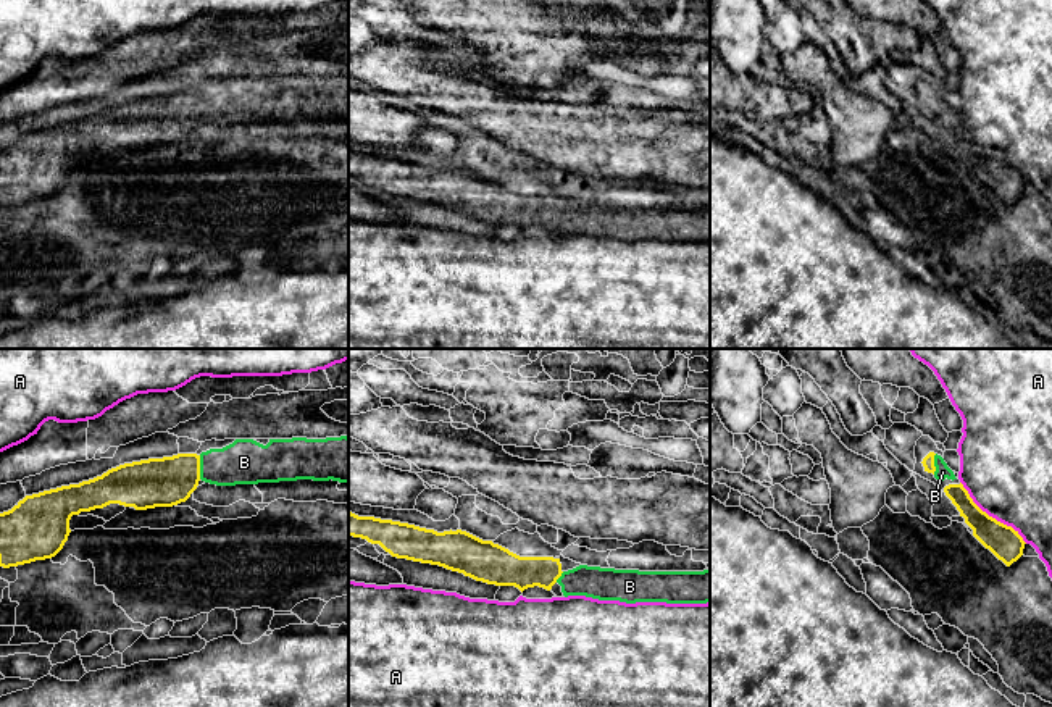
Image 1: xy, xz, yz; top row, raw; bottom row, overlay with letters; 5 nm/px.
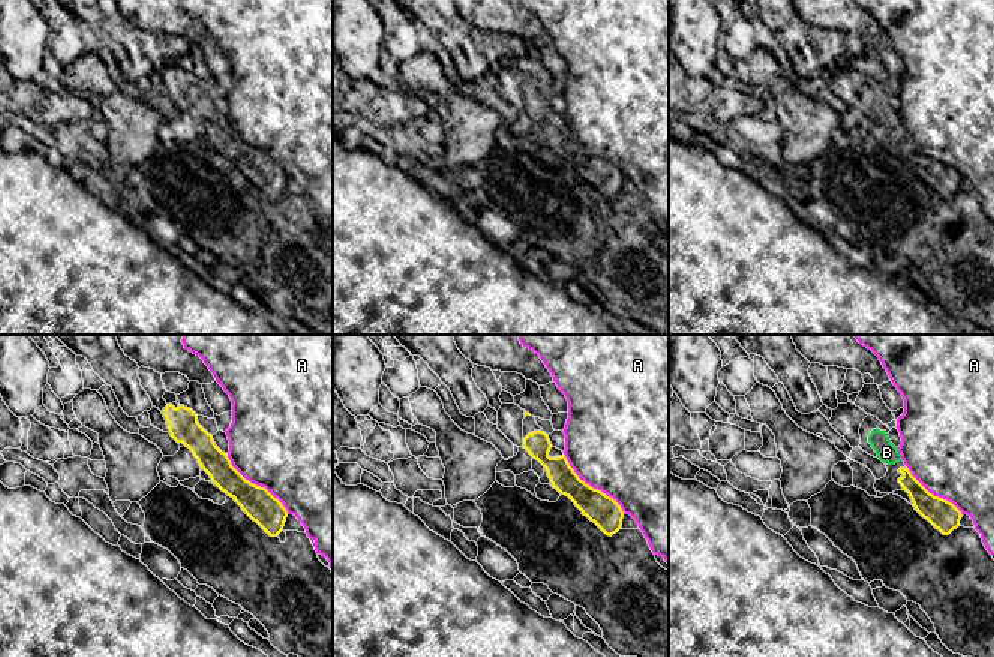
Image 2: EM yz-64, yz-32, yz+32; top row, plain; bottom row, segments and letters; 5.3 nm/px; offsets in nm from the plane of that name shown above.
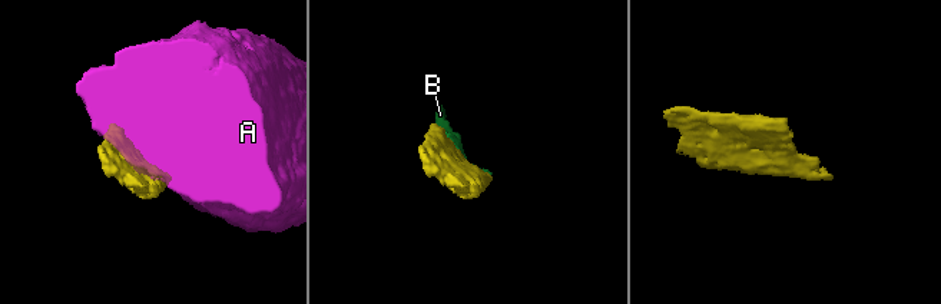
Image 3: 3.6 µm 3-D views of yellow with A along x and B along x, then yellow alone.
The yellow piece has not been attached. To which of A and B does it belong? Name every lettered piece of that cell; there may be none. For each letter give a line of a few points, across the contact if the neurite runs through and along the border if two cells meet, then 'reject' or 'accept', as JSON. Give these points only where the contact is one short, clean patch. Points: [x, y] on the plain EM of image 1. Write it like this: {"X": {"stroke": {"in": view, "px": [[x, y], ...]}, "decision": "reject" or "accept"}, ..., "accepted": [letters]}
{"A": {"decision": "reject"}, "B": {"decision": "accept"}, "accepted": ["B"]}

